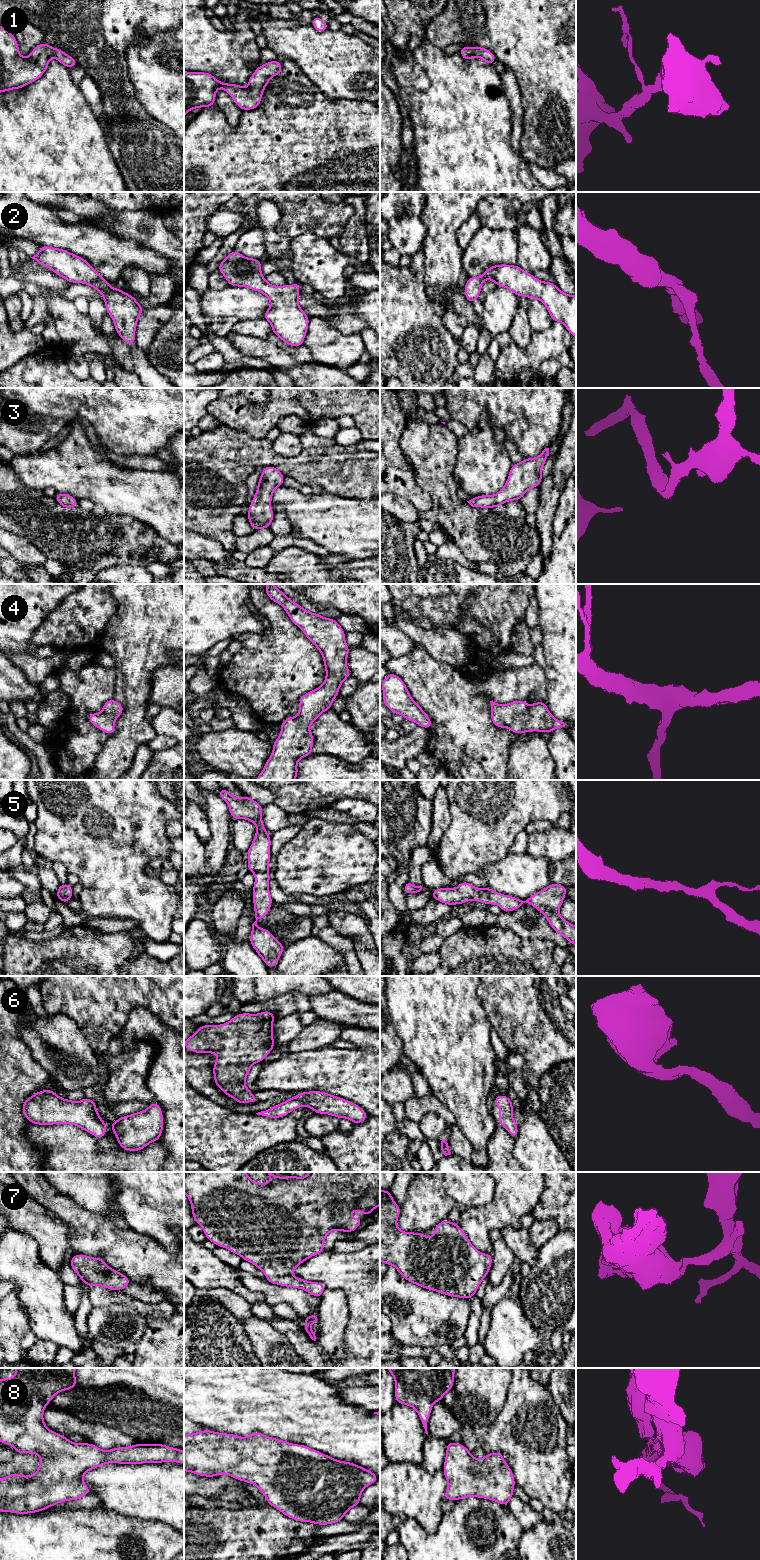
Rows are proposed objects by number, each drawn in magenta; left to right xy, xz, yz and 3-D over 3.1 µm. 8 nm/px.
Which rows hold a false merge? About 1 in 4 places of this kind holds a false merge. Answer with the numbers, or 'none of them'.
none of them

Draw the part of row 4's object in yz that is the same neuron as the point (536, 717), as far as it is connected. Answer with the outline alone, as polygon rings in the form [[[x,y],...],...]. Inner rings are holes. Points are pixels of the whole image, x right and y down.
[[[490,701],[491,720],[498,728],[509,728],[513,733],[547,732],[557,727],[567,729],[569,722],[558,721],[548,710],[546,702],[535,702],[530,706],[526,701],[498,704]]]

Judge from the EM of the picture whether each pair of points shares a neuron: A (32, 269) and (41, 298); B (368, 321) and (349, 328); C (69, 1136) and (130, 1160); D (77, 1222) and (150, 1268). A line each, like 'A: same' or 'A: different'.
A: different
B: same
C: same
D: same

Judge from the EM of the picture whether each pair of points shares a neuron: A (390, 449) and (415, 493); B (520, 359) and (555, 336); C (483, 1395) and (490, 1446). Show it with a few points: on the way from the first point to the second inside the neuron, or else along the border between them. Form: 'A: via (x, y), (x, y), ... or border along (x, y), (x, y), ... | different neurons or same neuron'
A: via (390, 460), (390, 465), (406, 482) | same neuron
B: via (529, 358), (546, 344) | same neuron
C: border along (502, 1407), (490, 1424), (475, 1427) | different neurons

